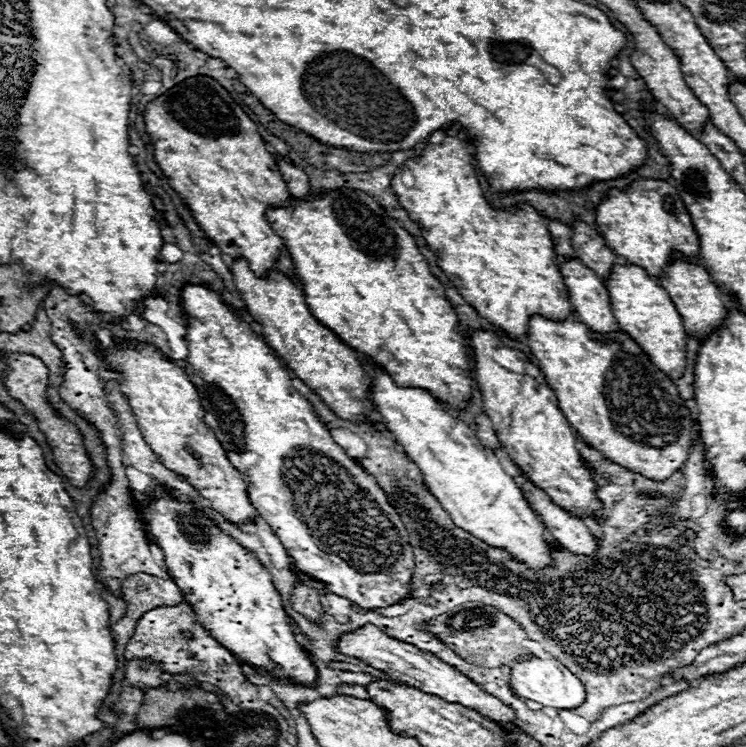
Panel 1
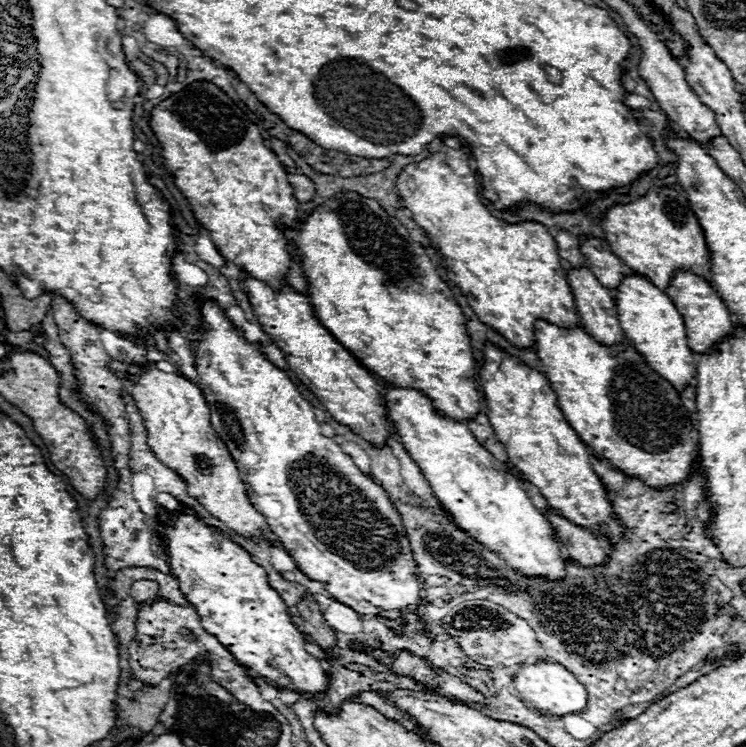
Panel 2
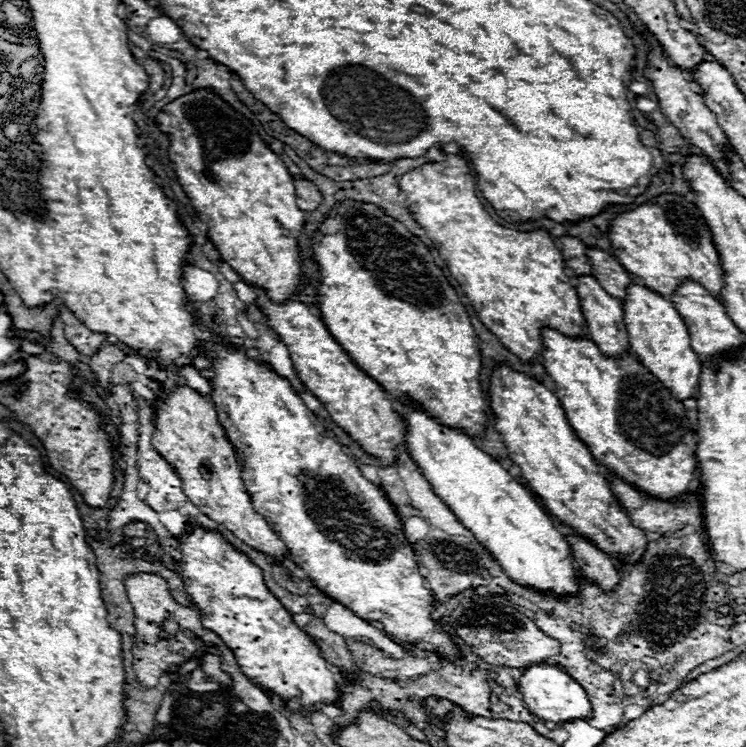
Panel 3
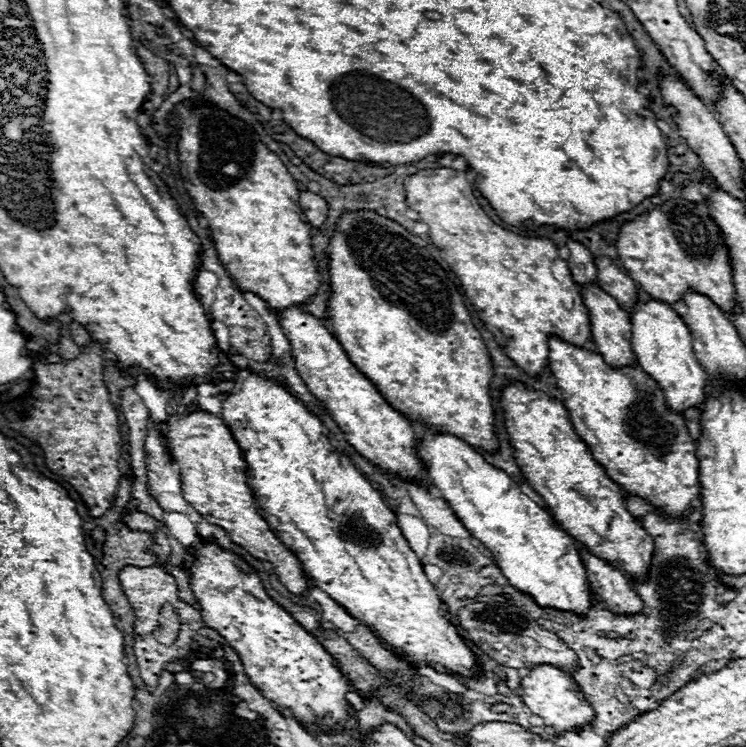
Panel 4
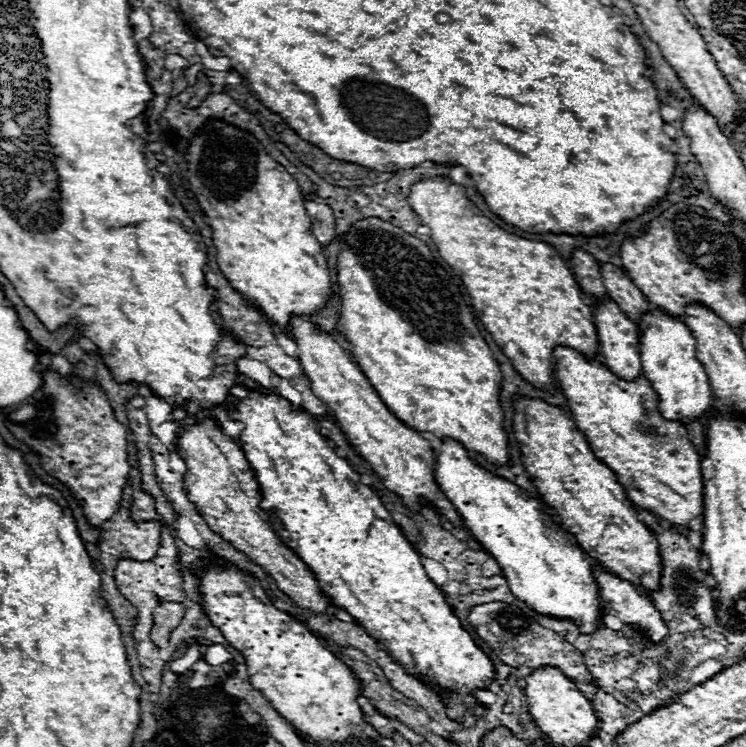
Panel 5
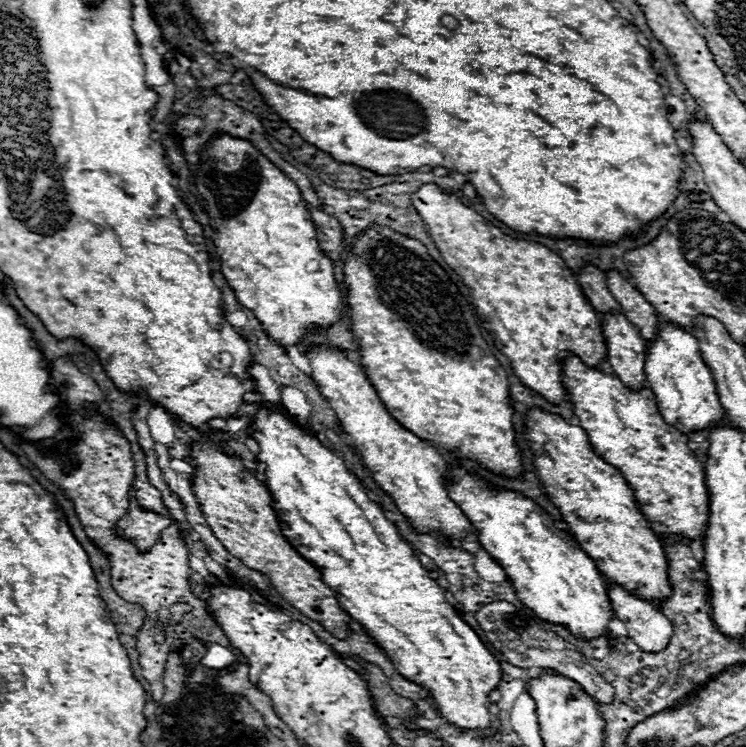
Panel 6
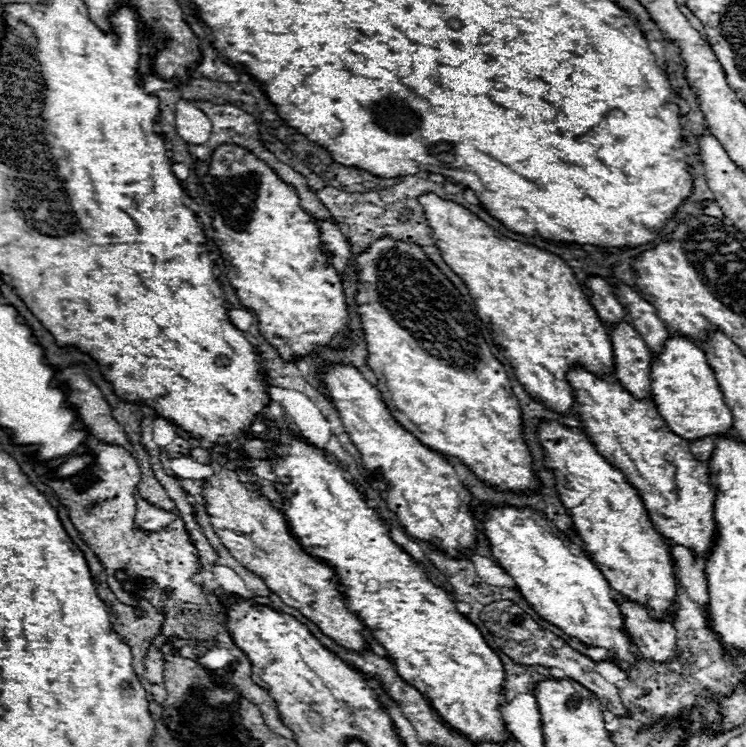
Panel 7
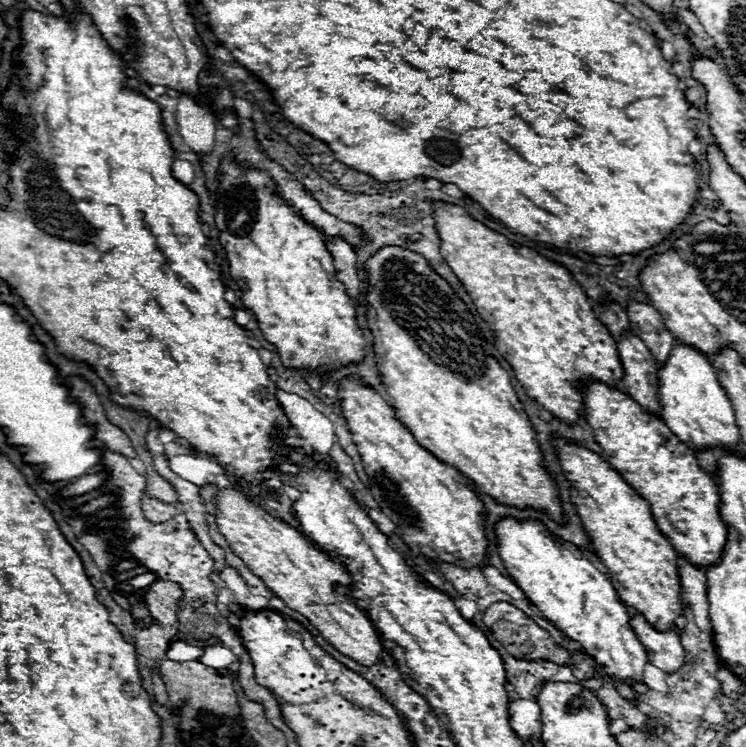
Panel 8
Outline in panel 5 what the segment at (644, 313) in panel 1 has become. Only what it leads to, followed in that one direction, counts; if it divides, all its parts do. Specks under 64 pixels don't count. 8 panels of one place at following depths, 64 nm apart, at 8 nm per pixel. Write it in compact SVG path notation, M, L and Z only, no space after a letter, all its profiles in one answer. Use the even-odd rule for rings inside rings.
M660 308L648 310L638 322L642 376L650 380L660 396L660 410L668 420L680 420L682 424L692 418L700 418L712 410L712 390L704 366L696 358L696 342L688 326L674 316L668 316Z

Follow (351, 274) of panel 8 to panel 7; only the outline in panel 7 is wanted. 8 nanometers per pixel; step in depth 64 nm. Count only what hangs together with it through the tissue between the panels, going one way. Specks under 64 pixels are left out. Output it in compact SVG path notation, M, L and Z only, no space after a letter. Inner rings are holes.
M316 220L316 224L318 224L318 230L320 230L322 248L330 256L330 262L338 270L338 274L342 274L342 270L352 260L352 252L350 252L346 236L342 234L340 226L334 224L334 222L330 222L330 220Z

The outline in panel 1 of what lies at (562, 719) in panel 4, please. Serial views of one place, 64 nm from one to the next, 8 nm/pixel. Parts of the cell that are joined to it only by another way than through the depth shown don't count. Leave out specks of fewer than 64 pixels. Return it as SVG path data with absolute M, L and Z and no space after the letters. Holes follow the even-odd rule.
M530 656L526 660L520 660L518 664L512 666L510 670L510 686L512 690L526 700L534 700L546 708L556 708L556 710L570 710L576 708L584 702L586 692L582 682L556 658L538 658Z

